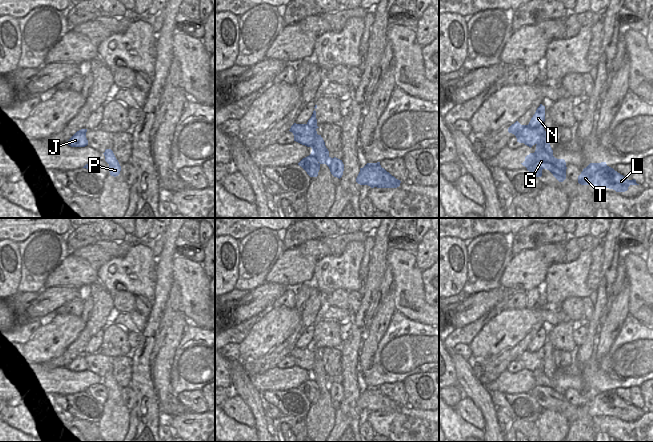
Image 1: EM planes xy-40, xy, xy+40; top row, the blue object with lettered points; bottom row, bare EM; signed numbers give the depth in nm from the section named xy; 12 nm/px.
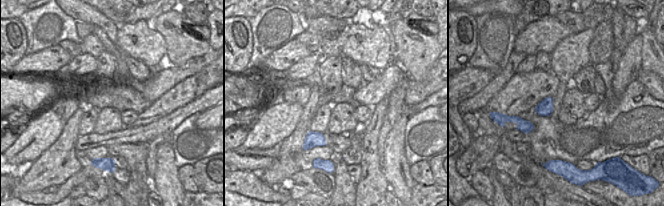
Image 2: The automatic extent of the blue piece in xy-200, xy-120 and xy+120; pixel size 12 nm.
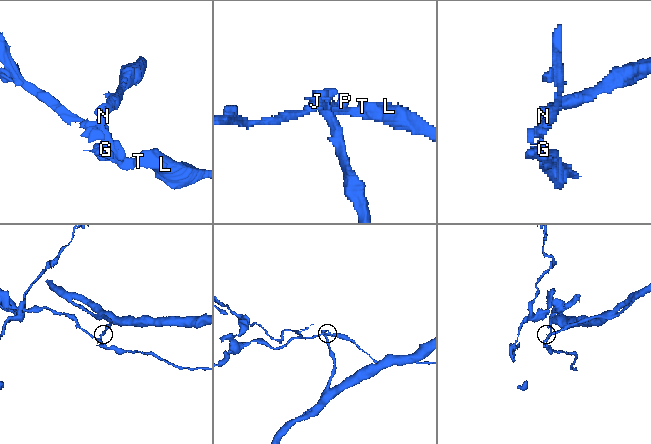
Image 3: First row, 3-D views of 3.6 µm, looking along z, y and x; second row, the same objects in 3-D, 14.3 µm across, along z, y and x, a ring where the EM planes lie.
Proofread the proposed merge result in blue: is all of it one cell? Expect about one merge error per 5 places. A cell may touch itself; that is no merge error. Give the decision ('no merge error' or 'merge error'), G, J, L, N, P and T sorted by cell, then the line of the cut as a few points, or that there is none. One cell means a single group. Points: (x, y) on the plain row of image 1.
merge error | G J L P T / N | xy+40 (528, 348), (542, 350)

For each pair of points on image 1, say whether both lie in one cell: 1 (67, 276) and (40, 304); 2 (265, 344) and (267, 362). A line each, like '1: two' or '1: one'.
1: two
2: two

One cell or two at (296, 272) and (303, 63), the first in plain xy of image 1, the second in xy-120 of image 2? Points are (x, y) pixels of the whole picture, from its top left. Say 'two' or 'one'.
two

